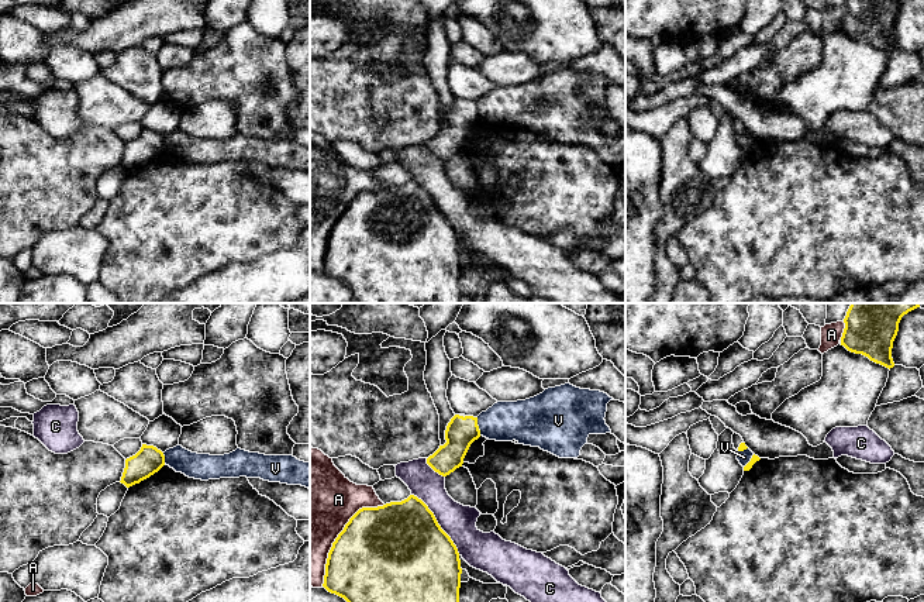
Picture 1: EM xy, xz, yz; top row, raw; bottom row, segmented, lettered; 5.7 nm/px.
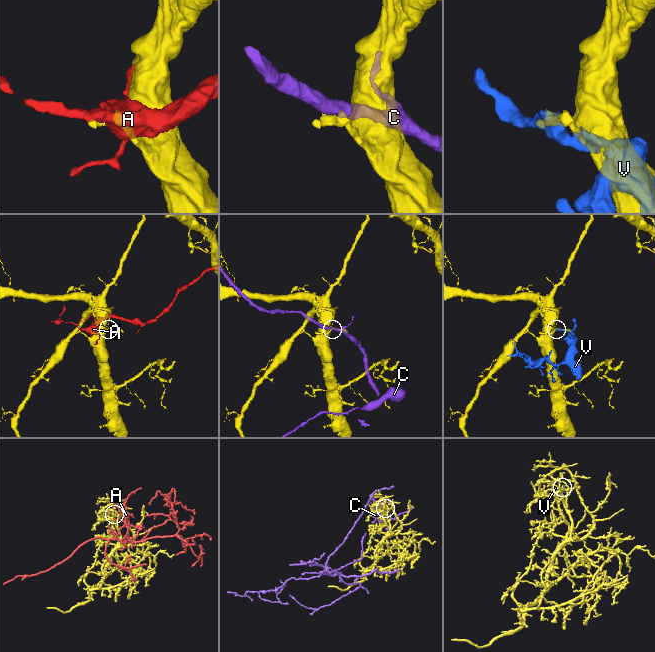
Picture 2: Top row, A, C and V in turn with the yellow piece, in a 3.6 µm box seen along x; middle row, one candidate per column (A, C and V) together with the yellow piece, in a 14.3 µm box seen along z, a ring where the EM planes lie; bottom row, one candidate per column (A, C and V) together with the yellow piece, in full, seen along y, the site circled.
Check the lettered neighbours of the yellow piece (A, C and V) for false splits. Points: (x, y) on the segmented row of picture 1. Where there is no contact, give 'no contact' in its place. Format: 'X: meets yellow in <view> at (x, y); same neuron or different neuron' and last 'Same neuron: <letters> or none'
A: meets yellow in xz at (338, 536); different neuron
C: meets yellow in xz at (437, 523); different neuron
V: meets yellow in xz at (478, 426); different neuron
Same neuron: none

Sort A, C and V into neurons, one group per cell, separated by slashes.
A / C / V

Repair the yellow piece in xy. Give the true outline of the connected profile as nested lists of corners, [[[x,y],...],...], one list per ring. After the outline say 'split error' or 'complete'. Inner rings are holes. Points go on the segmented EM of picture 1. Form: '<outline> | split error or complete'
[[[142,444],[141,450],[125,460],[121,484],[127,488],[139,484],[165,465],[165,455],[154,446]]] | complete

